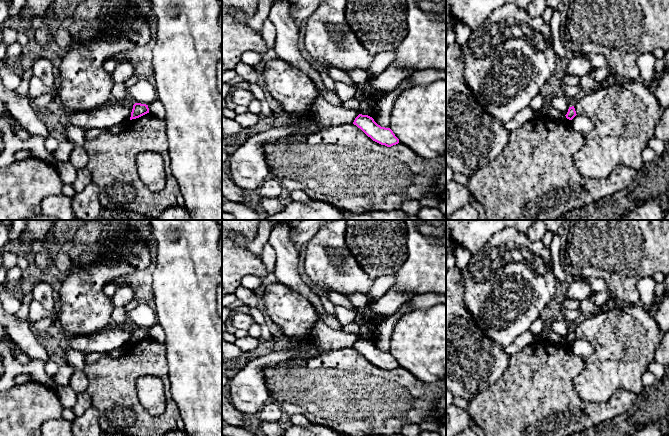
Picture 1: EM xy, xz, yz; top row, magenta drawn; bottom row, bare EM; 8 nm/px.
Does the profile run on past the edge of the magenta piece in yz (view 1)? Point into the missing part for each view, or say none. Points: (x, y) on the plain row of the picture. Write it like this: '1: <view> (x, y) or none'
1: none

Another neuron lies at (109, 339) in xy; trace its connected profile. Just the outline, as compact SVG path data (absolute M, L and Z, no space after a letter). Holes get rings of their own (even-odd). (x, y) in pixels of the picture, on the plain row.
M126 326L109 327L92 335L64 338L63 343L85 354L111 352L129 345L132 333L133 329Z

